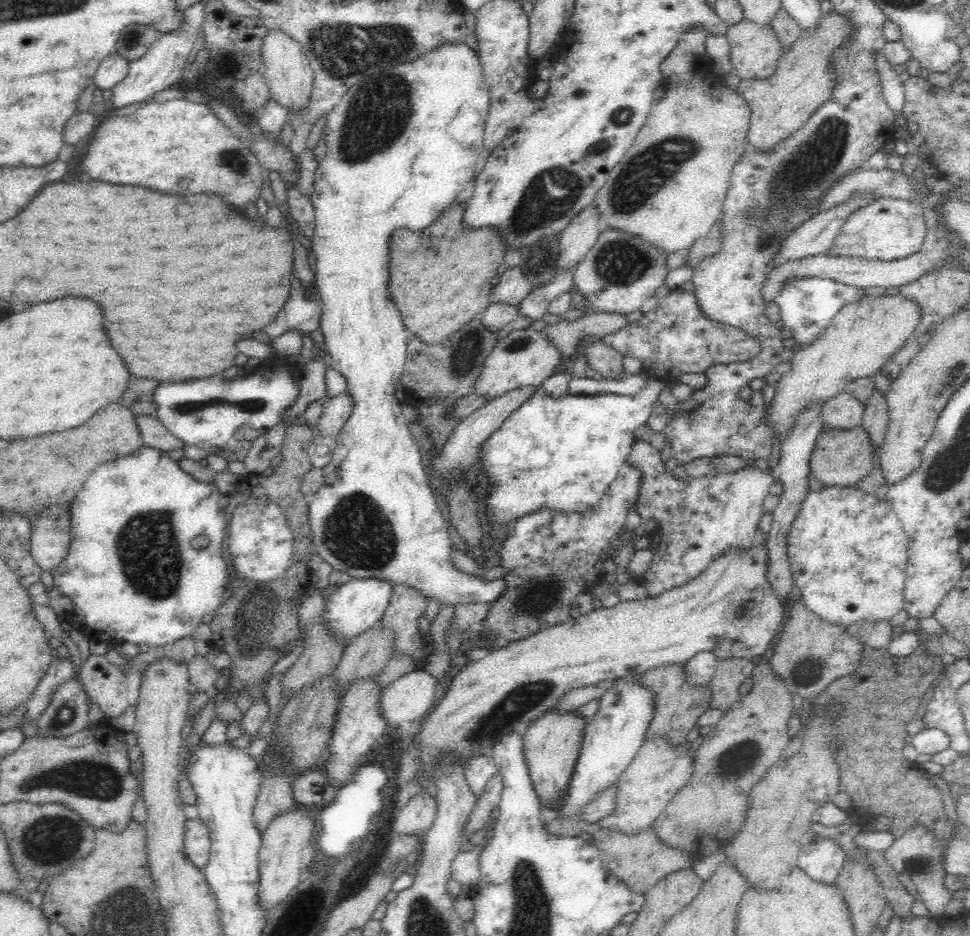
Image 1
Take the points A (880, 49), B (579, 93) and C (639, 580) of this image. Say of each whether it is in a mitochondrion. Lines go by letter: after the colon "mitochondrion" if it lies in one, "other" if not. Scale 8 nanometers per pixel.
A: other
B: other
C: other

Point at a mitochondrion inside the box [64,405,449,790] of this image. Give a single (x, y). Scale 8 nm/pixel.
(146, 545)

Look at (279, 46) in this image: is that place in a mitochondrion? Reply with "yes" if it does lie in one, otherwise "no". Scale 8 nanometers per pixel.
no

